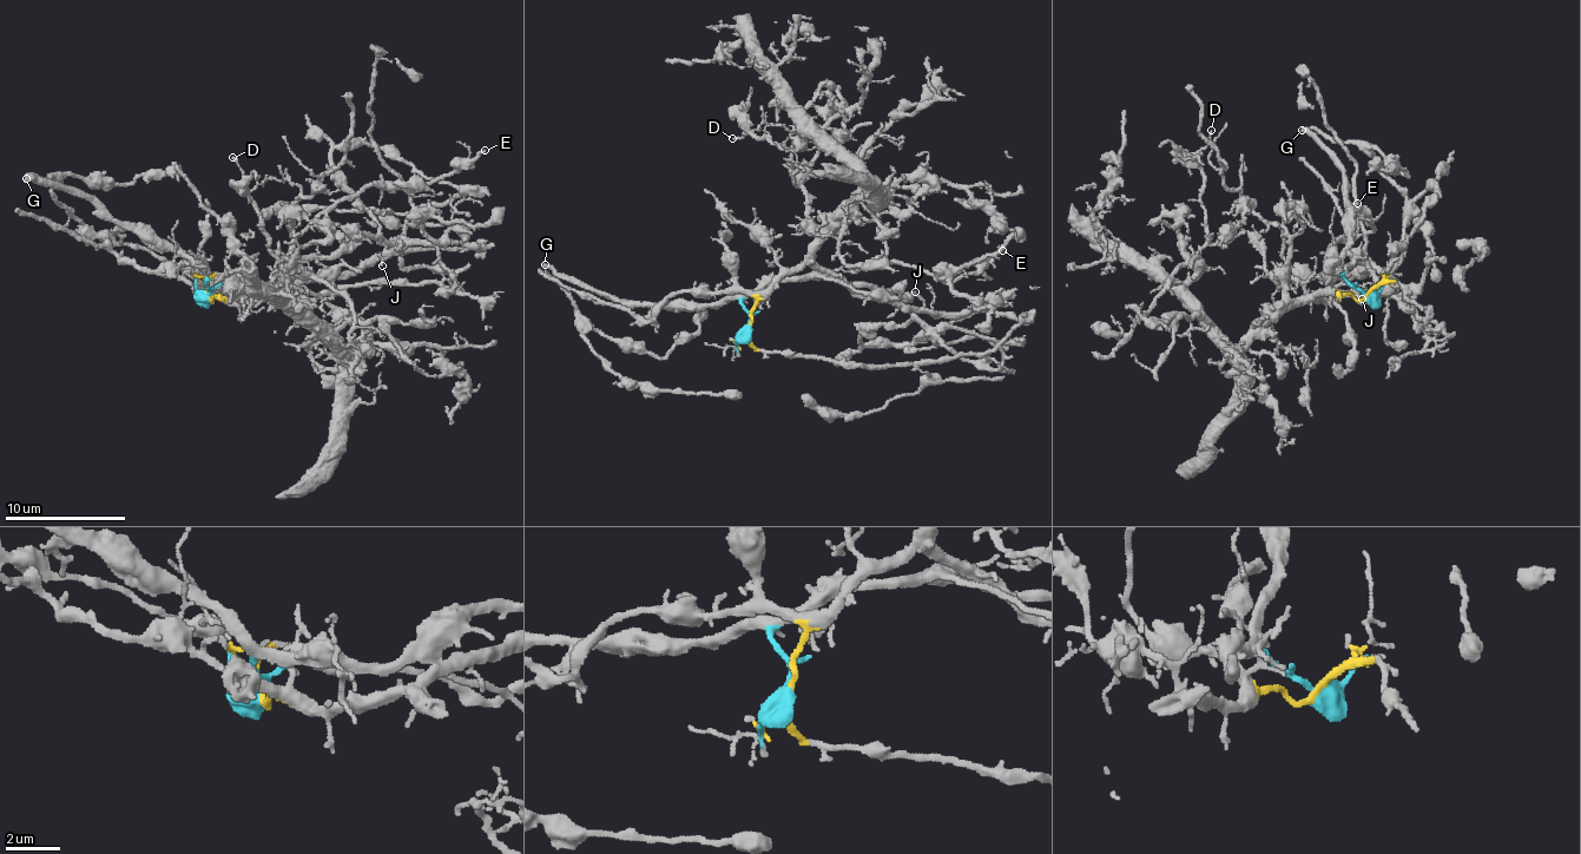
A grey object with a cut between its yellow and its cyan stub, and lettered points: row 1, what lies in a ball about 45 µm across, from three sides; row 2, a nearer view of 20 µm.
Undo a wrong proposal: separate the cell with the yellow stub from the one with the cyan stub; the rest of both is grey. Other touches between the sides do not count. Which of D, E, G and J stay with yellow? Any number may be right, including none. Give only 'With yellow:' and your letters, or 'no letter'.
With yellow: D, E, J

